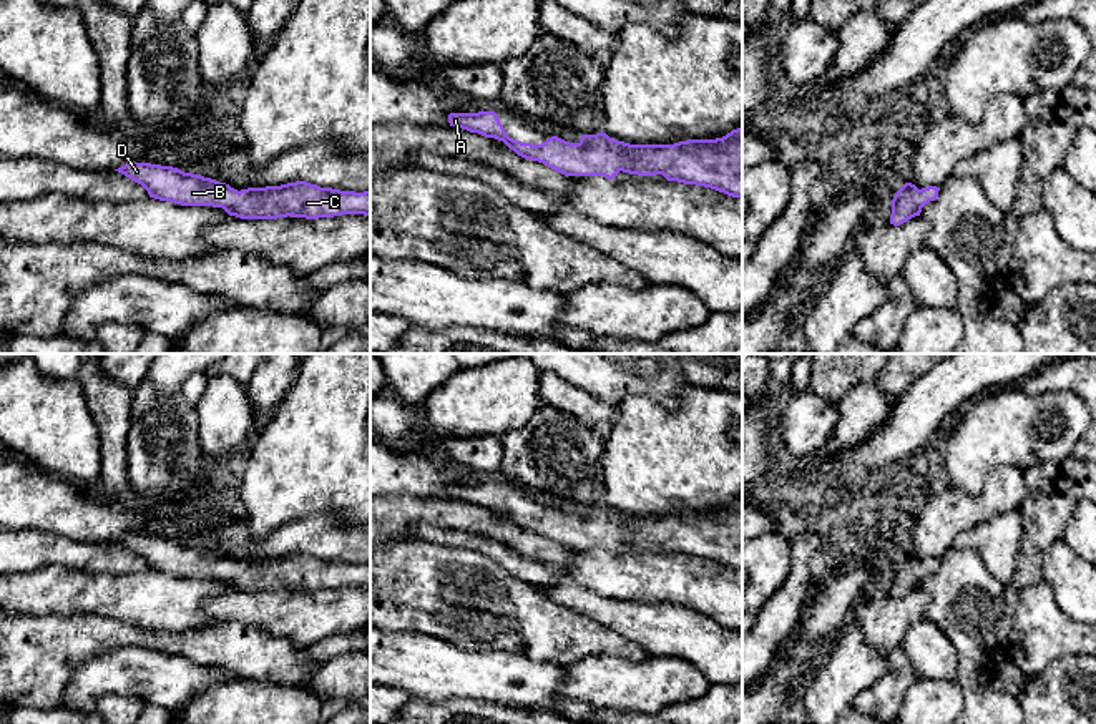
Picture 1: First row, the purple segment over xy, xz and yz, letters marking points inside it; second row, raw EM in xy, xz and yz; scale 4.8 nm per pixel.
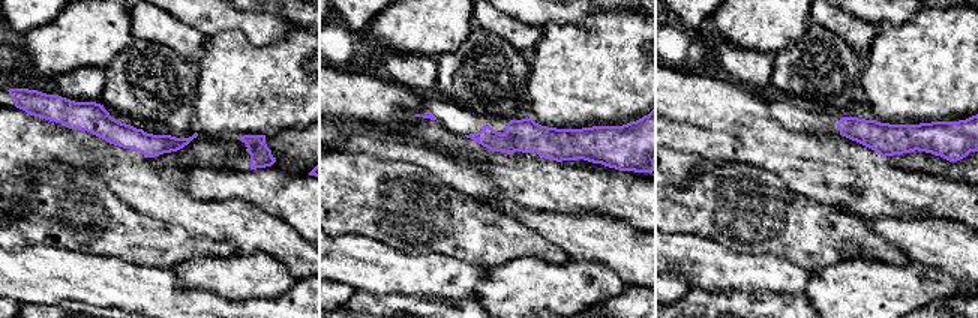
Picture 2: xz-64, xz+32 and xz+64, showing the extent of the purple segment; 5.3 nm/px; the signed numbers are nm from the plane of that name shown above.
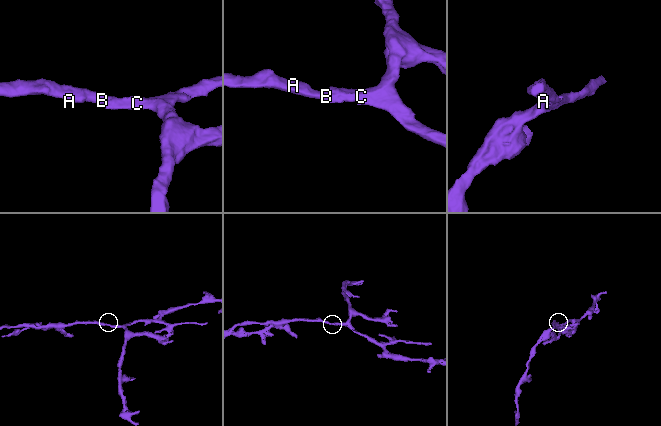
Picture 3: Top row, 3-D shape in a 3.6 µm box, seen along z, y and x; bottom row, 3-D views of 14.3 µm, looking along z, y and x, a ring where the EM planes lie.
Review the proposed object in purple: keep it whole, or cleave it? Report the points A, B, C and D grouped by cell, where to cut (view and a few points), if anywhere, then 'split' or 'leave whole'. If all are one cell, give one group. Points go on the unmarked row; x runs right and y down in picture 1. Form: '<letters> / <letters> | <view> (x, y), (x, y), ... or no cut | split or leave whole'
A B C D | no cut | leave whole

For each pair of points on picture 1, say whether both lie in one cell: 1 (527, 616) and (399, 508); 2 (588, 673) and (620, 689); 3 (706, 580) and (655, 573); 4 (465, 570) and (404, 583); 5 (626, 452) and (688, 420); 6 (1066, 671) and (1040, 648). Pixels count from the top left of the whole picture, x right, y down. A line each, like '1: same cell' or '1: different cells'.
1: different cells
2: same cell
3: same cell
4: same cell
5: same cell
6: different cells

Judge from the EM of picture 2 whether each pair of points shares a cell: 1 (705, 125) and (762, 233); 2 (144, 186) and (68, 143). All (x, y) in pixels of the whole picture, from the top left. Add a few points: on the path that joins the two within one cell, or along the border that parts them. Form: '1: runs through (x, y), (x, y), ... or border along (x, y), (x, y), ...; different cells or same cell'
1: border along (720, 161), (749, 162), (759, 168); different cells
2: runs through (125, 173), (87, 153); same cell

